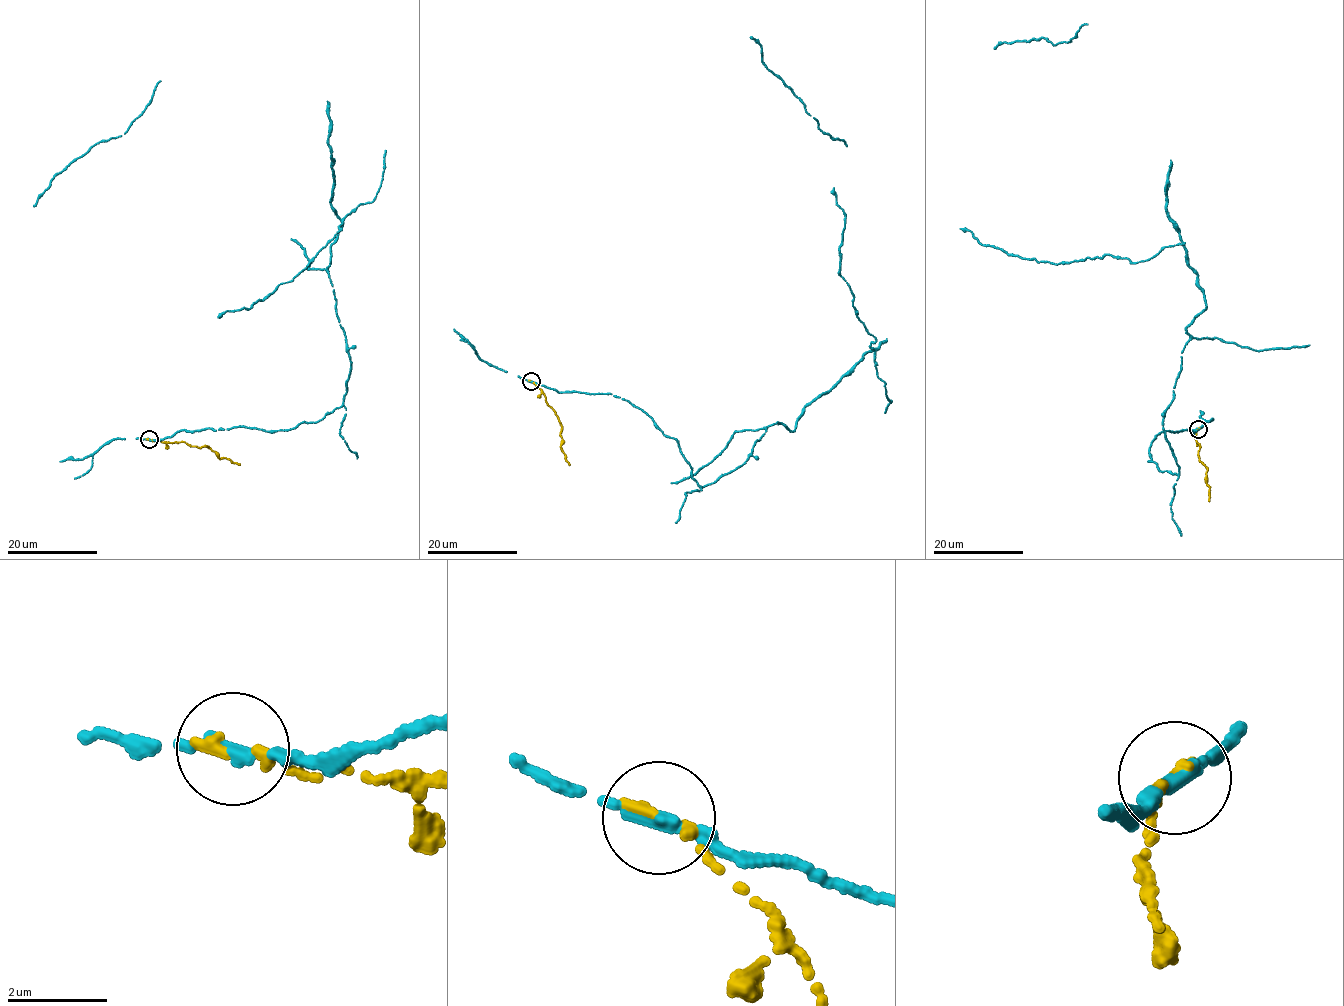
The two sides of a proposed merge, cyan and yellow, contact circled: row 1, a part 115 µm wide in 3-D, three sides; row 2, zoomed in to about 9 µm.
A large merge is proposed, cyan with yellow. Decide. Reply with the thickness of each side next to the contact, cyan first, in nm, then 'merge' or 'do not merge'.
380 nm thick on the cyan side, 260 nm on the other; do not merge

